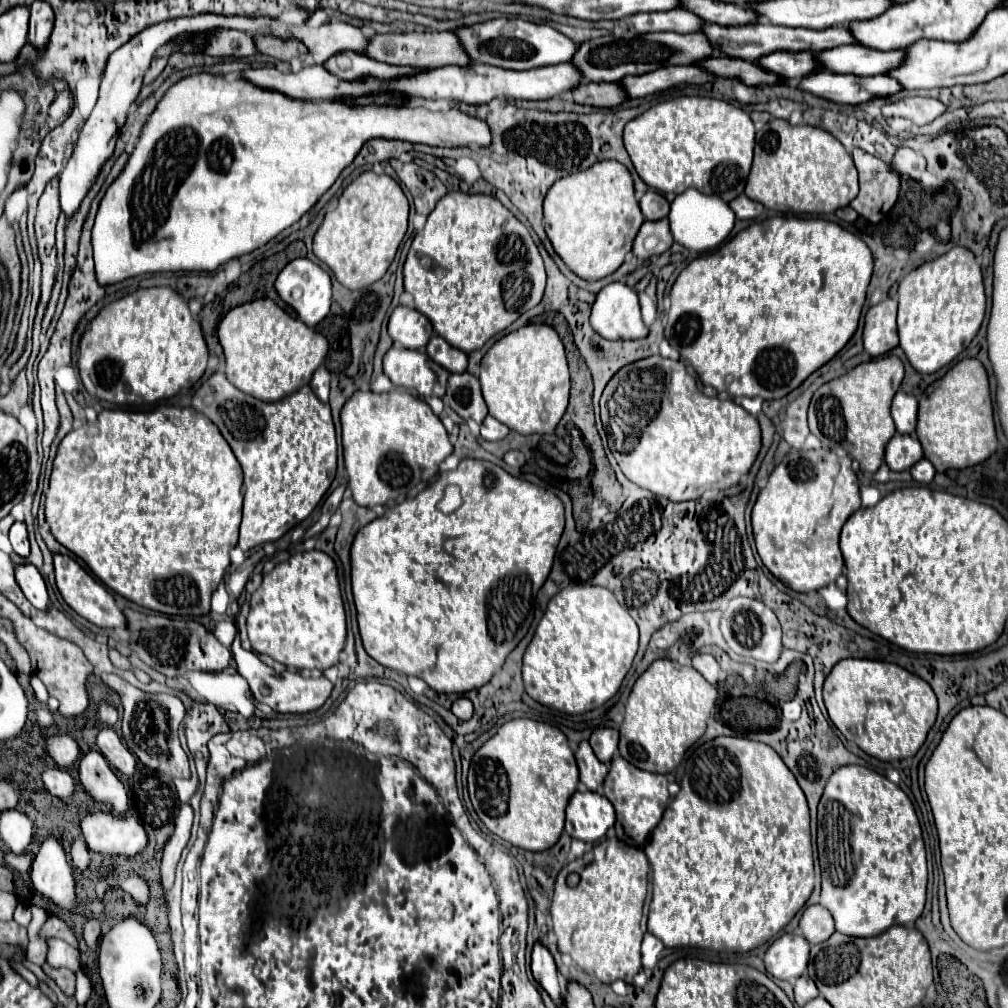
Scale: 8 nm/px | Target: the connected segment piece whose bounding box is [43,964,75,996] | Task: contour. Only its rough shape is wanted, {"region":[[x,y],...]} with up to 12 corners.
{"region":[[43,966],[43,972],[67,994],[75,994],[75,974],[71,970],[53,970]]}

